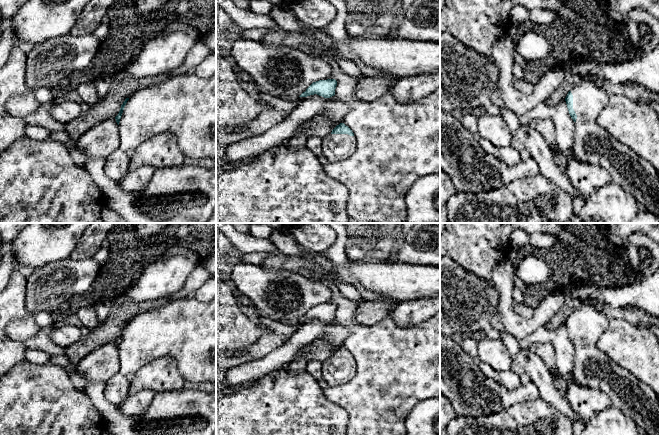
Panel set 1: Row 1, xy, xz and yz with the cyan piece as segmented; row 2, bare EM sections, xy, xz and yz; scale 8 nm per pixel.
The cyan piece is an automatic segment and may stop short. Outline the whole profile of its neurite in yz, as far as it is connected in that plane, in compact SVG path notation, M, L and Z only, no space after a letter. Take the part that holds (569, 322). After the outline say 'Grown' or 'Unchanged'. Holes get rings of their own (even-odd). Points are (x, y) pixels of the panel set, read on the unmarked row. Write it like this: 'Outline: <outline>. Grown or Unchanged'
Outline: M581 303L572 311L565 325L569 338L575 346L574 377L568 380L559 378L556 373L553 373L554 386L564 396L572 384L599 389L610 397L612 405L631 418L638 427L643 428L647 435L659 435L658 395L650 386L639 381L597 348L597 341L608 324L609 319L602 310L596 310L592 306Z. Grown

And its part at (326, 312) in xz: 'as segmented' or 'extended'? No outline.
as segmented

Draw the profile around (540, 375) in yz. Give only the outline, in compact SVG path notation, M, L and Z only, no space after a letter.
M521 349L514 358L526 371L539 391L540 398L553 405L572 422L581 420L572 409L567 397L554 386L553 373L546 367L543 360L530 349Z

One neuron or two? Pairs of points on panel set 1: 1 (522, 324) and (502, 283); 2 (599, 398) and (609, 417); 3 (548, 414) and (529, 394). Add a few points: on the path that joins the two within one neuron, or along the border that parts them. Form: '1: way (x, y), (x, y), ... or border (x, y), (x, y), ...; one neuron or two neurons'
1: way (511, 315), (505, 309), (505, 294); one neuron
2: border (612, 405), (600, 410), (585, 422); two neurons
3: border (539, 397), (533, 400), (516, 402), (511, 405); two neurons

